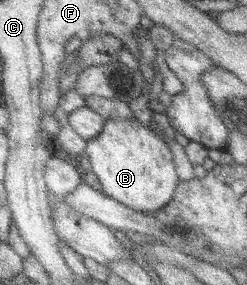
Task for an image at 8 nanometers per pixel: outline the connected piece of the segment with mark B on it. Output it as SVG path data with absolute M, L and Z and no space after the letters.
M104 120L100 133L86 141L84 156L88 159L86 167L96 176L101 193L136 212L156 212L172 198L178 182L172 162L170 150L162 136L157 136L148 128L144 128L136 120Z

